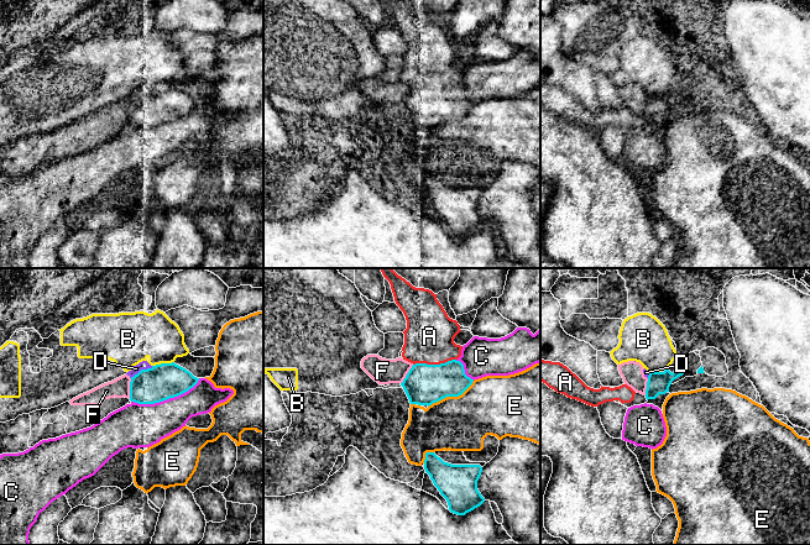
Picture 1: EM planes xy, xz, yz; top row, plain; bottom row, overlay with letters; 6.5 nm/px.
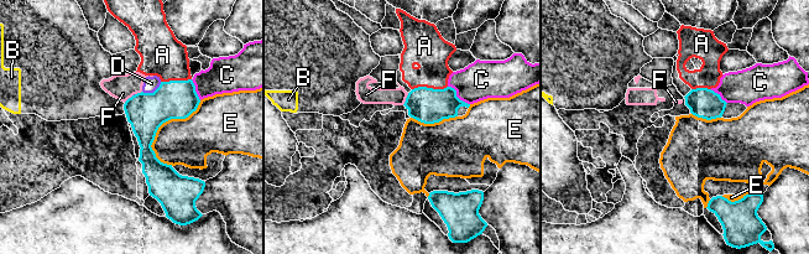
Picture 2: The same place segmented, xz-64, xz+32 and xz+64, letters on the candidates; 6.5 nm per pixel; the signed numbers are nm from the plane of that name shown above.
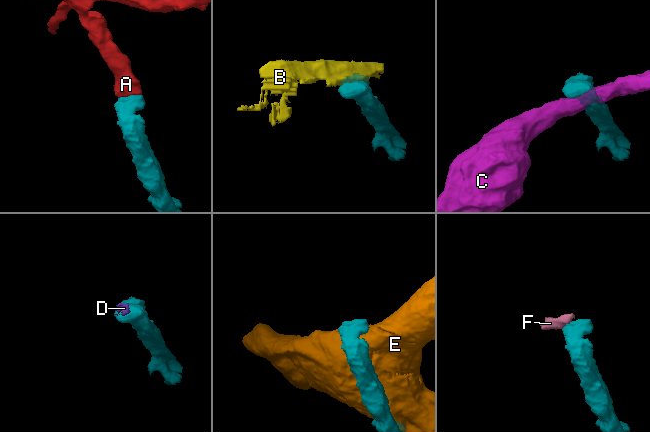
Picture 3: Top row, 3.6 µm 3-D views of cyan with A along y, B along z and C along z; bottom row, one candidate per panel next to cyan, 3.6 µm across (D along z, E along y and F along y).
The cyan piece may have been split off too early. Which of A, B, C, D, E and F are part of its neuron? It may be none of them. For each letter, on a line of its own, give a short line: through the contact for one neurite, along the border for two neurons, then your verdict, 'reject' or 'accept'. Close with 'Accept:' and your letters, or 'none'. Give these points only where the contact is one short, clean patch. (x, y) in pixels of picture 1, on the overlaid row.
A: accept
B: reject
C: xy (199, 378), (192, 387), (177, 396), (153, 403), (131, 402) | reject
D: reject
E: reject
F: reject
Accept: A

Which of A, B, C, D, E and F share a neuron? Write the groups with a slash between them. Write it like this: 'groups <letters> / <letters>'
groups A / B / C / D F / E

